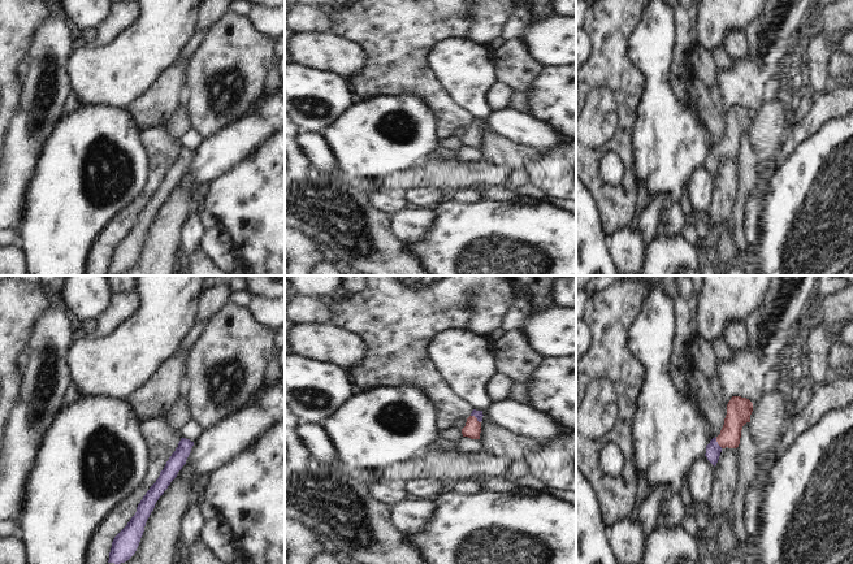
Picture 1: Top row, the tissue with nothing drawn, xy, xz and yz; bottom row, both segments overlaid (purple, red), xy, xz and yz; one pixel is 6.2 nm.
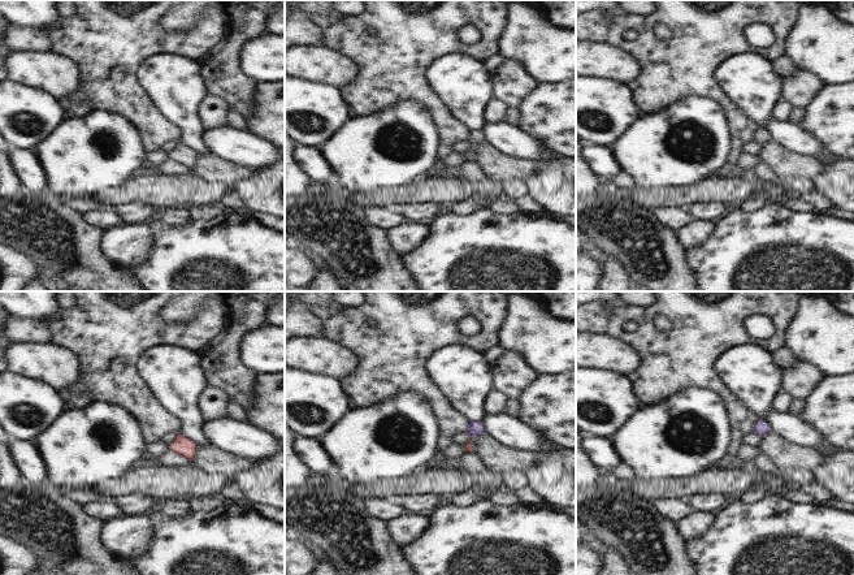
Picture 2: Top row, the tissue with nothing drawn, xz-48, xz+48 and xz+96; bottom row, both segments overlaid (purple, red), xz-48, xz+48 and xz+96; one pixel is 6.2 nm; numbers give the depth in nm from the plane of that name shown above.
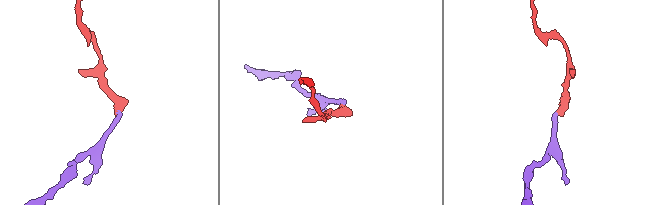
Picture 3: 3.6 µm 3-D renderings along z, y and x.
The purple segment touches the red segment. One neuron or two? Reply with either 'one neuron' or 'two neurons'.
one neuron

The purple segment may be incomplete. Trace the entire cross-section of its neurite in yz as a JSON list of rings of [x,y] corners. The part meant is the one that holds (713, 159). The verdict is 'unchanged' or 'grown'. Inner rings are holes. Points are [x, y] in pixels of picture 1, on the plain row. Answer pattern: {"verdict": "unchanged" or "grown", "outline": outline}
{"verdict": "grown", "outline": [[[732,105],[727,113],[727,123],[720,143],[706,155],[705,165],[715,175],[723,157],[737,157],[740,153],[741,139],[750,131],[753,112],[741,105]]]}

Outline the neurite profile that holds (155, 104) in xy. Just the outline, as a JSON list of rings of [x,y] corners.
[[[176,57],[127,104],[127,113],[139,130],[166,122],[183,97],[185,69],[190,57]]]

